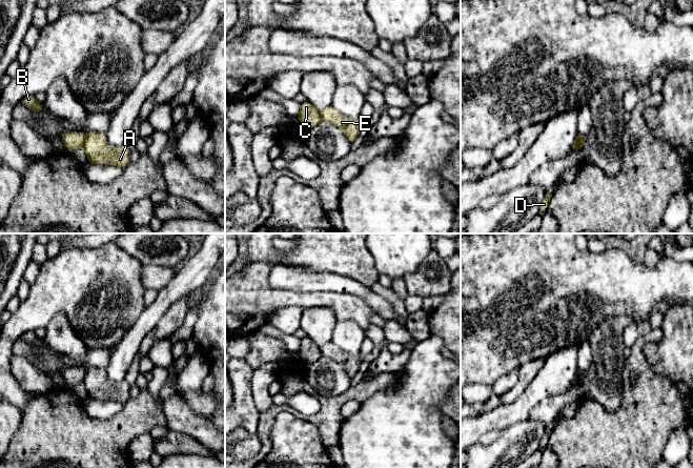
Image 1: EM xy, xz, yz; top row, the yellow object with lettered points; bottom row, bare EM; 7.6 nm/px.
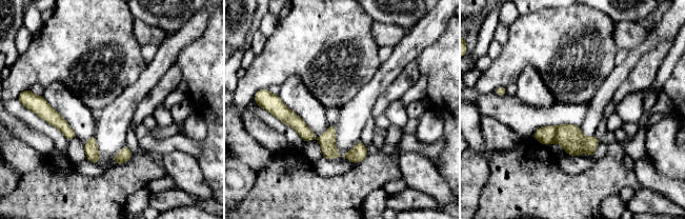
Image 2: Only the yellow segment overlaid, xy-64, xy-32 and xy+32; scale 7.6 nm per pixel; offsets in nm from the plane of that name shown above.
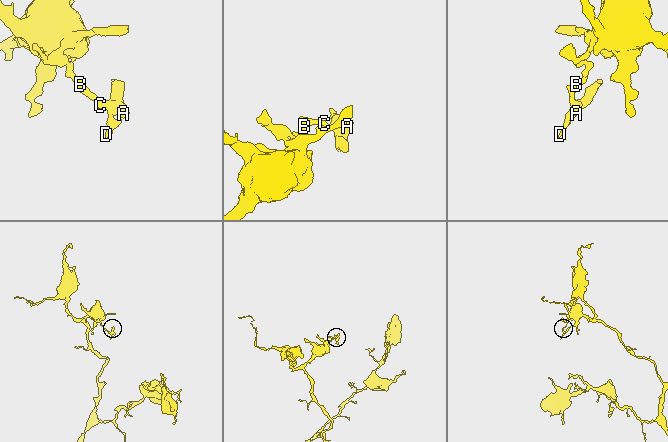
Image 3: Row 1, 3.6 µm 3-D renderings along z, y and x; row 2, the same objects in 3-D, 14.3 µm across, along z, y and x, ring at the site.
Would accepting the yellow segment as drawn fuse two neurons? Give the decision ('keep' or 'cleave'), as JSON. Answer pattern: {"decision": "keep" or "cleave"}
{"decision": "cleave"}

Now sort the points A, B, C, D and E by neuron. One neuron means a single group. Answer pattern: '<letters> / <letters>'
A D E / B C

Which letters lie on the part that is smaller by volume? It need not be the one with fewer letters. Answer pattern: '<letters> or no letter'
A, D, E

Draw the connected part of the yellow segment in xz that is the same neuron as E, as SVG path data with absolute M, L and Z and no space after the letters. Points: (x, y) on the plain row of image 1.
M332 341L327 342L323 346L321 346L320 351L322 353L322 357L326 357L337 363L342 364L345 368L347 375L351 380L359 372L360 365L363 361L360 354L356 357L350 355L339 346L337 346Z

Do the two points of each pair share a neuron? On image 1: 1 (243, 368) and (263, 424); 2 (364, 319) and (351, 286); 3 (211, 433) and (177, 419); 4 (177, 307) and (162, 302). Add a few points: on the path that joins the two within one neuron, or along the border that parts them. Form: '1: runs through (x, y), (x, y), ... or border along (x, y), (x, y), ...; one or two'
1: border along (260, 412), (258, 427), (255, 431); two
2: border along (330, 290), (360, 296), (374, 310); two
3: runs through (203, 430), (185, 421); one
4: border along (186, 296), (177, 300), (156, 325); two

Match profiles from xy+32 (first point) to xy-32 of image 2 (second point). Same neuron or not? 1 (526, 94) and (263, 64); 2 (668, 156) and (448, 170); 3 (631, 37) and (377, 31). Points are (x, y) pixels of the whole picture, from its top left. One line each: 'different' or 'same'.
1: different
2: different
3: same

